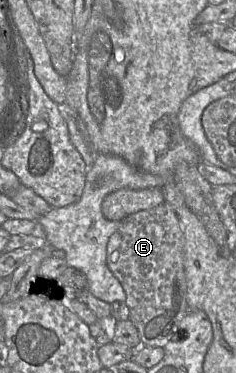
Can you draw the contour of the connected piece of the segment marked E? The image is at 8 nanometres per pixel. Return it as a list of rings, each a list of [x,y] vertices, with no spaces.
[[[168,204],[146,209],[127,216],[109,238],[107,266],[126,293],[129,320],[137,328],[142,345],[163,347],[171,340],[180,339],[180,322],[189,311],[184,268],[185,238],[175,211]]]

